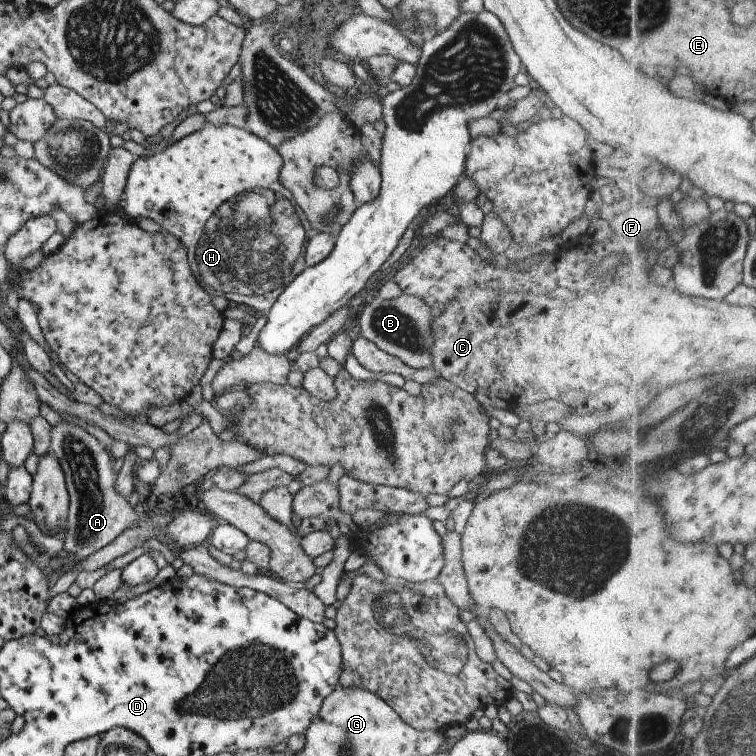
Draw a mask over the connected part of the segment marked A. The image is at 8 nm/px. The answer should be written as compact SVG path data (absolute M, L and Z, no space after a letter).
M62 421L49 430L49 454L57 459L63 471L66 490L68 491L68 518L64 524L63 550L75 556L74 562L87 558L107 546L118 534L133 524L139 524L152 512L148 508L139 518L137 512L126 498L115 492L115 472L113 458L92 435L72 422Z

